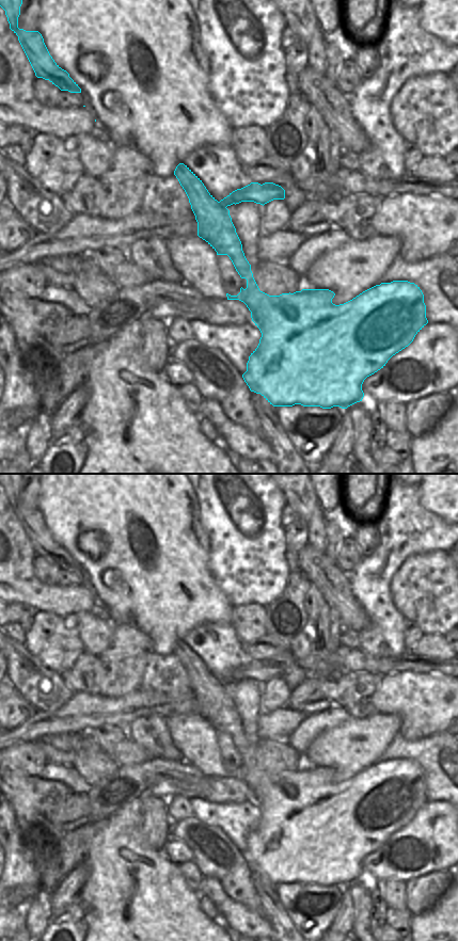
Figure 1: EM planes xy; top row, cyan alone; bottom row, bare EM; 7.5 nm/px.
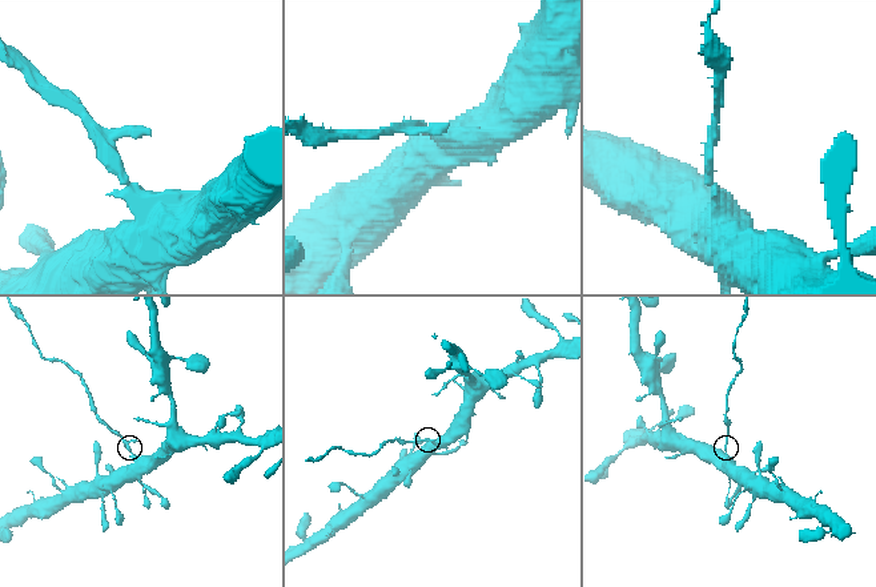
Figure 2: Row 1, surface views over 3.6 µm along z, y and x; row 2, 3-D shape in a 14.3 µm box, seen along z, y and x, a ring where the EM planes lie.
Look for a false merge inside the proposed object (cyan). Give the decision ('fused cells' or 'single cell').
fused cells

